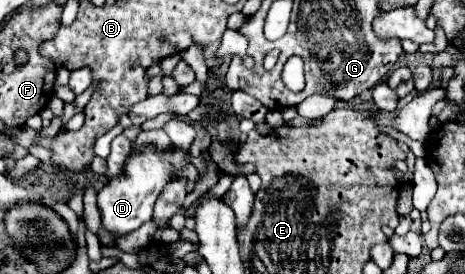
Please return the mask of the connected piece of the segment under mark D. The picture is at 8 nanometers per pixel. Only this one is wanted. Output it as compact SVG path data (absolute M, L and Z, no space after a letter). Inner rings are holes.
M145 149L143 153L131 153L125 161L123 173L113 177L97 195L97 207L101 211L101 221L103 229L109 231L111 235L127 235L135 229L139 229L143 223L151 221L153 215L153 205L161 189L173 179L175 169L183 169L187 165L185 153L175 149L173 153L167 151L155 151L155 149Z

